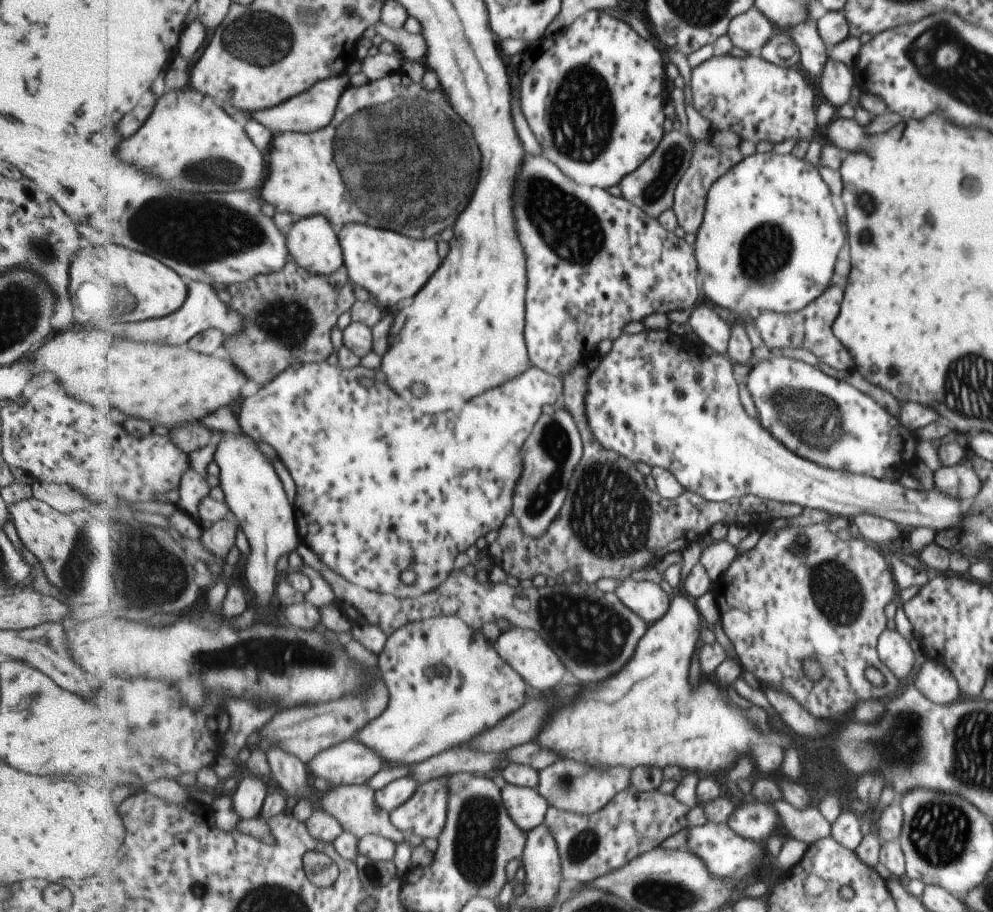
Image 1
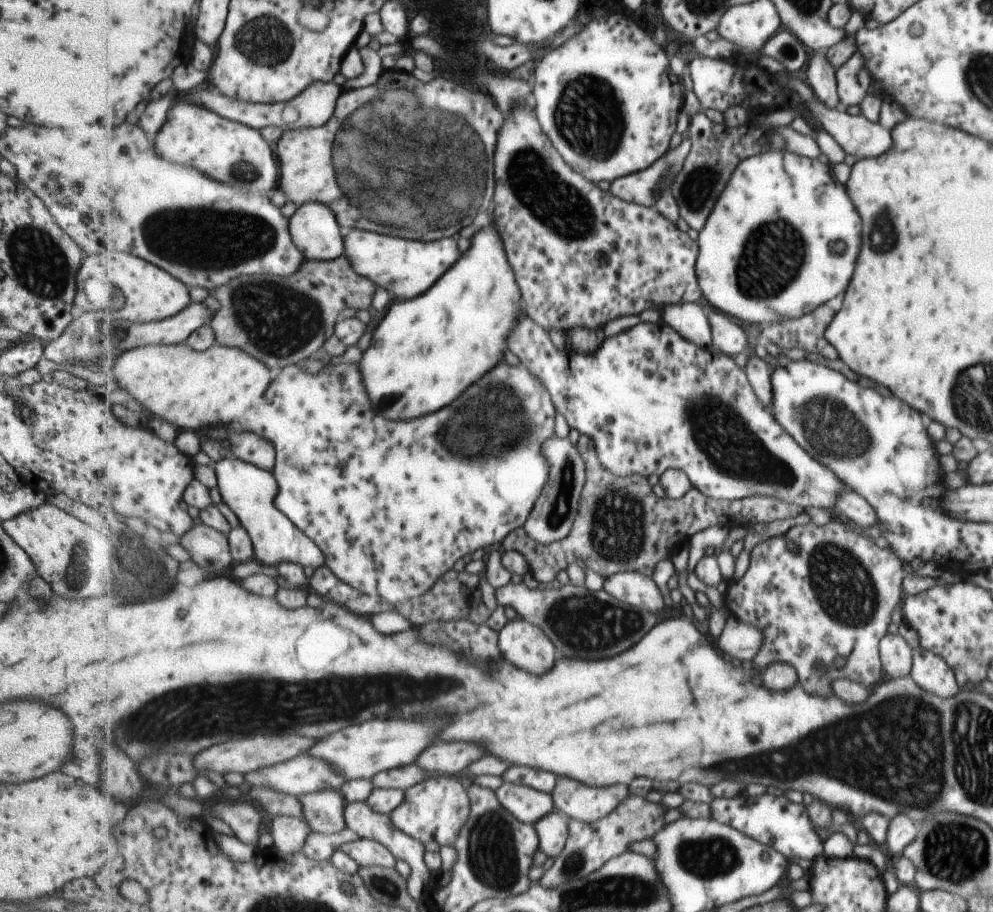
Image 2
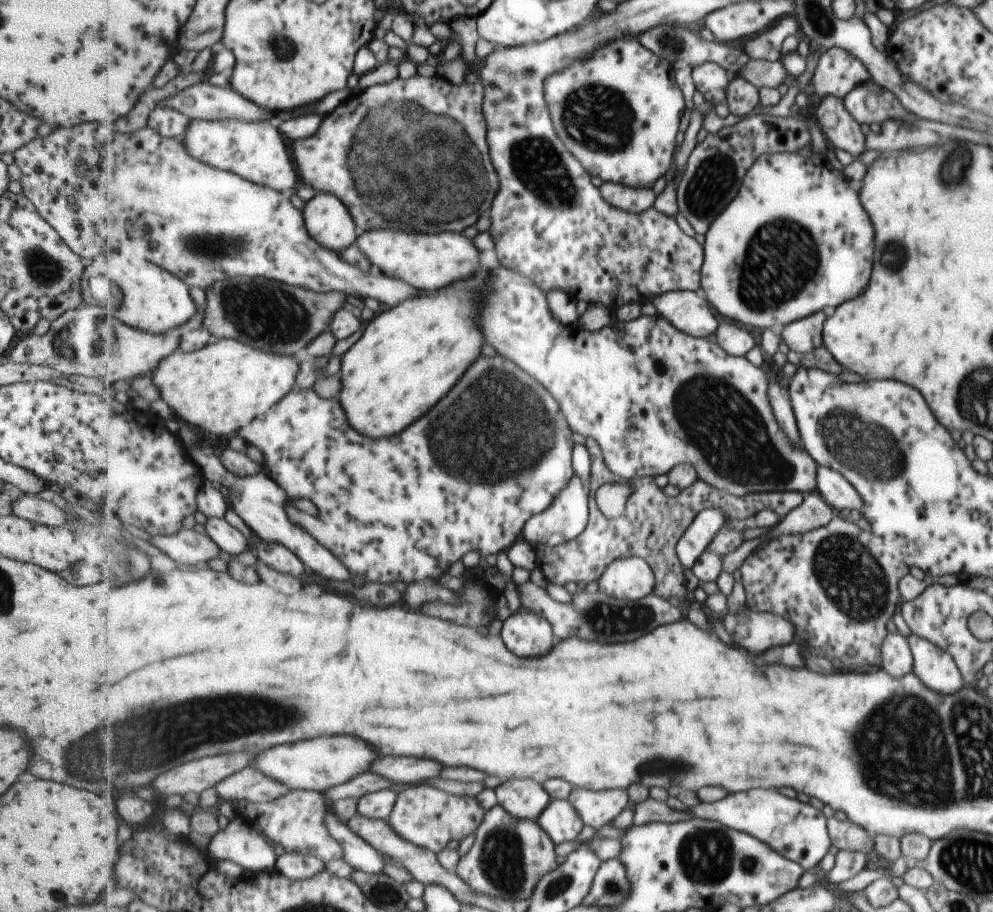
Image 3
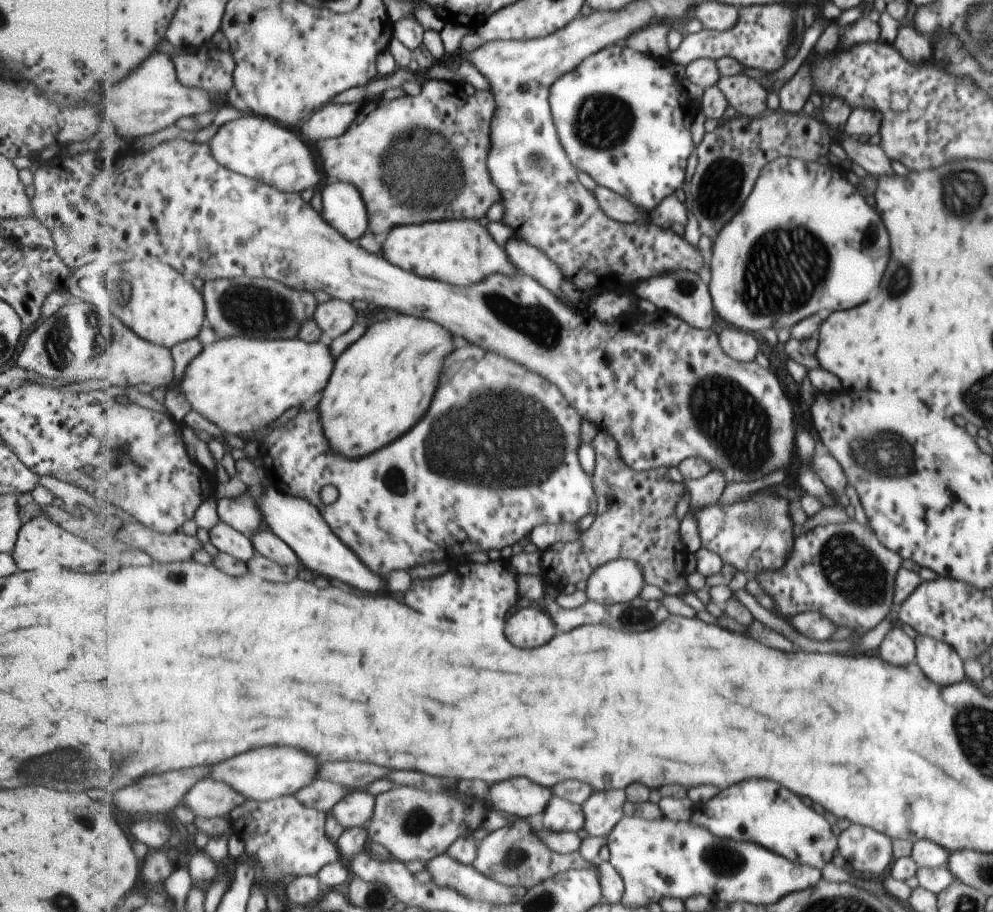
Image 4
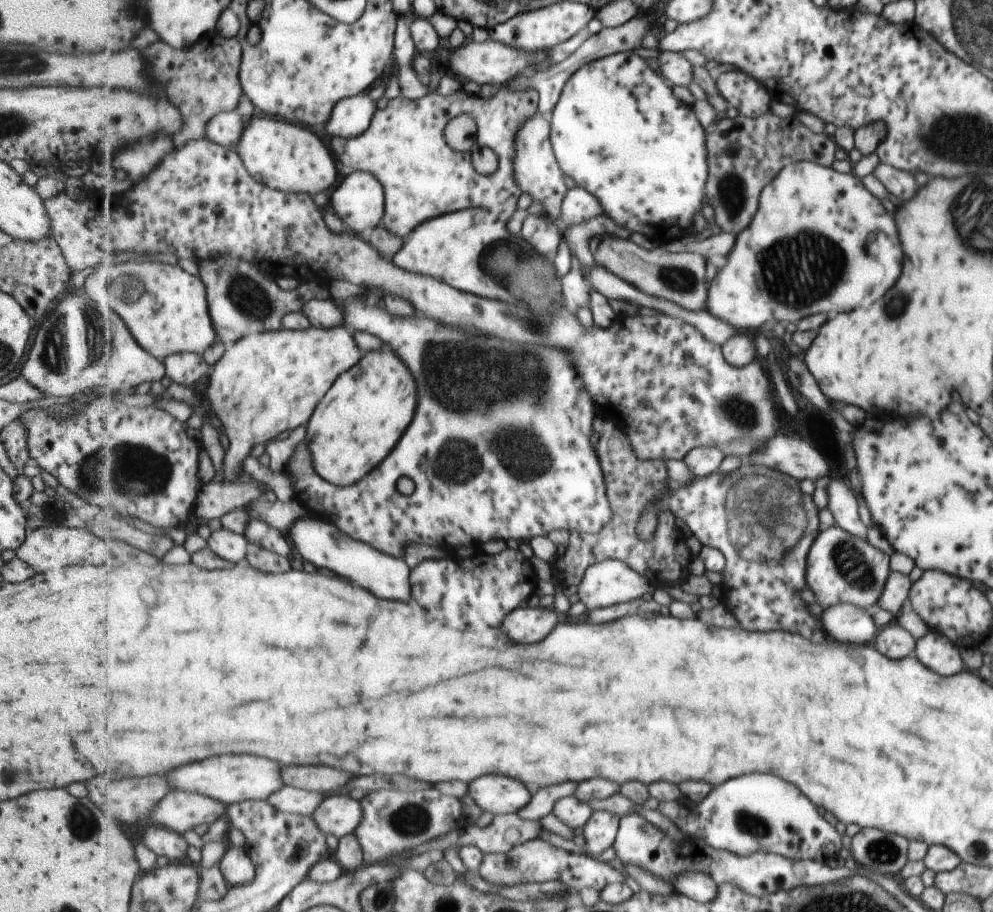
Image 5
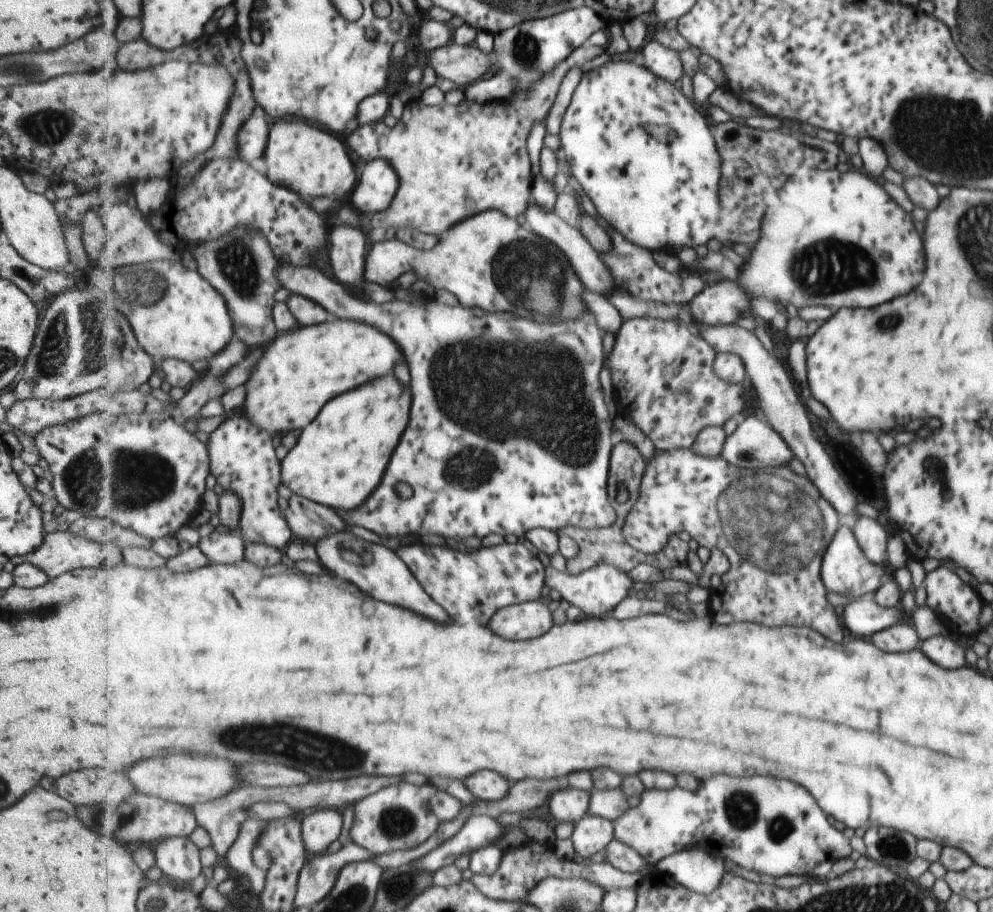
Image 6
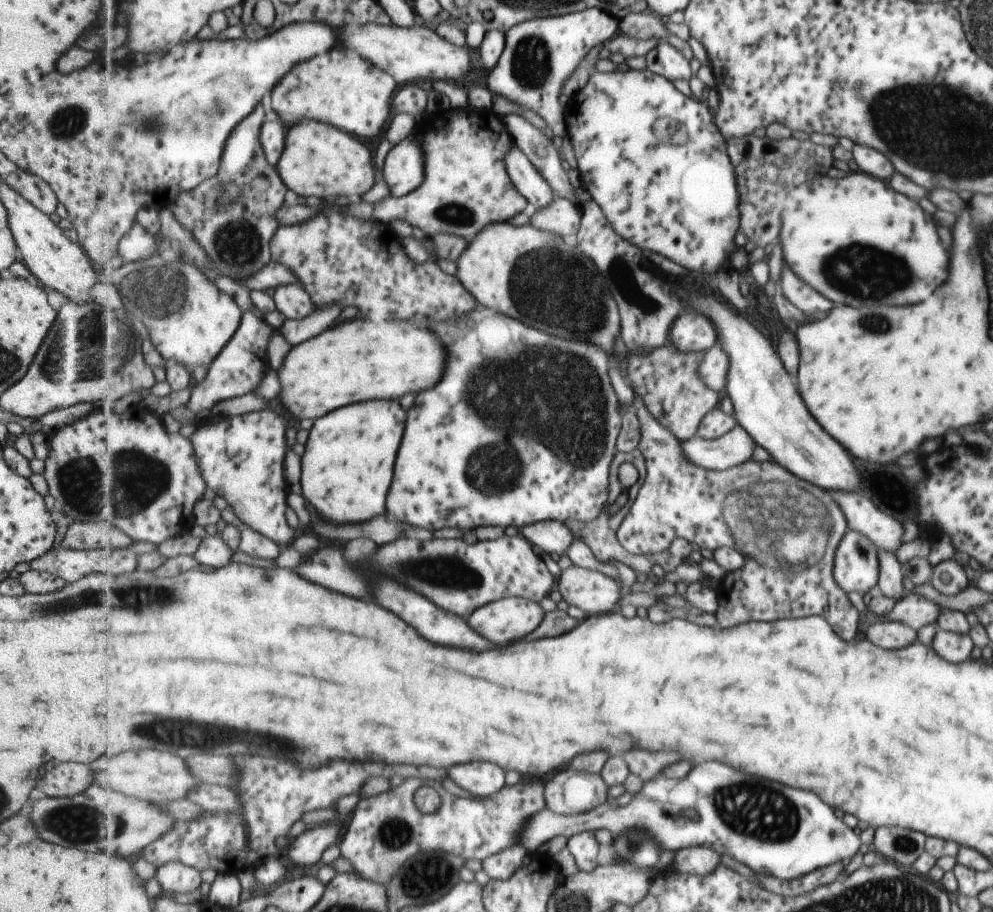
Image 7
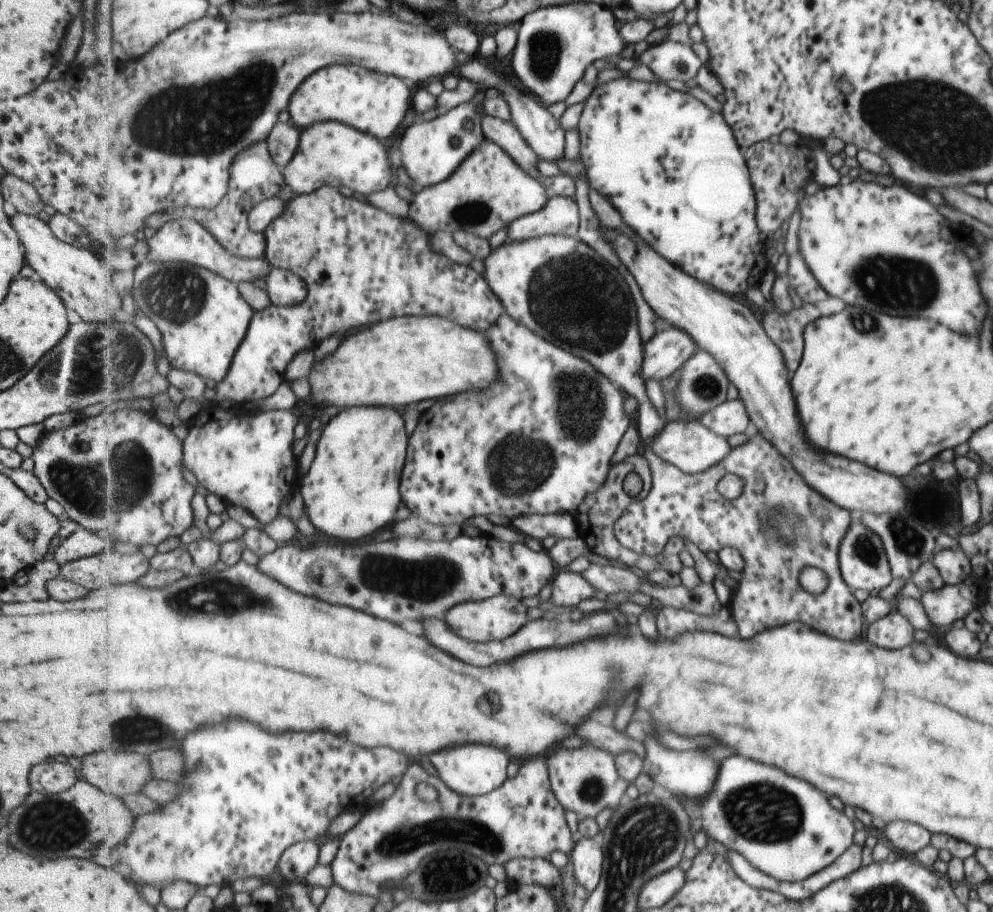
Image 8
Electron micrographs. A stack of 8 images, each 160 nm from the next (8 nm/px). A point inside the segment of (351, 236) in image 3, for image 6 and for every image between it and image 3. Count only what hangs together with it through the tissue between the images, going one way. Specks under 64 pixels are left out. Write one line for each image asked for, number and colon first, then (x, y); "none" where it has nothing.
4: (343, 206)
5: (360, 201)
6: (376, 191)

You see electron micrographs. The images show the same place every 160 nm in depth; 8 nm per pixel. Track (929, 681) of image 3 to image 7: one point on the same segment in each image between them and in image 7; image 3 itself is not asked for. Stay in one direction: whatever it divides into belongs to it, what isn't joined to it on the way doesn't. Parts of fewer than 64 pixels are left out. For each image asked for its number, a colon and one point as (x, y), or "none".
4: (938, 660)
5: (937, 652)
6: (945, 651)
7: (954, 647)

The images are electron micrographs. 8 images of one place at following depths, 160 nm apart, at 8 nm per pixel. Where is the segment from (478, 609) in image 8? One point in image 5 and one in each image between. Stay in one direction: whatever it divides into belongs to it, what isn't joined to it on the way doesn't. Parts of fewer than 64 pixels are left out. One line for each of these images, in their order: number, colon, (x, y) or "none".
5: (529, 623)
6: (524, 621)
7: (508, 619)

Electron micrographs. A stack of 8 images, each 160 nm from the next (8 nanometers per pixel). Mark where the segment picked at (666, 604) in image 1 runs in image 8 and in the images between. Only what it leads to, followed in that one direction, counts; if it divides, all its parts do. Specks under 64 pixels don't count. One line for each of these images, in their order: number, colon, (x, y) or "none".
2: (633, 587)
3: (632, 578)
4: (619, 581)
5: (610, 582)
6: (597, 592)
7: (594, 592)
8: (569, 588)

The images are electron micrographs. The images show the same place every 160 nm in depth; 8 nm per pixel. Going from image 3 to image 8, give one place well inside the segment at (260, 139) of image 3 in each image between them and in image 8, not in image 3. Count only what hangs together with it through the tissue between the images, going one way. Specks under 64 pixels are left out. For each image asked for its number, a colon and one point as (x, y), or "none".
4: (257, 147)
5: (285, 156)
6: (305, 159)
7: (319, 159)
8: (331, 153)

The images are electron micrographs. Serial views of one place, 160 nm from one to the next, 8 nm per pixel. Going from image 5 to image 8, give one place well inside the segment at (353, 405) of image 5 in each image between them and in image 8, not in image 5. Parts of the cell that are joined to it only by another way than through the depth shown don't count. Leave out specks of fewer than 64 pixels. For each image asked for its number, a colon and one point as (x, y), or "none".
6: (340, 459)
7: (347, 469)
8: (352, 490)

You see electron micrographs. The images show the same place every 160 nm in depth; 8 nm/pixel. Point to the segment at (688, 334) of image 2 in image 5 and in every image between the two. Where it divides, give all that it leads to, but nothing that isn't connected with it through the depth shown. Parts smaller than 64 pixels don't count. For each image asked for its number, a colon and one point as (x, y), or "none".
3: (688, 310)
4: (685, 294)
5: (680, 278)

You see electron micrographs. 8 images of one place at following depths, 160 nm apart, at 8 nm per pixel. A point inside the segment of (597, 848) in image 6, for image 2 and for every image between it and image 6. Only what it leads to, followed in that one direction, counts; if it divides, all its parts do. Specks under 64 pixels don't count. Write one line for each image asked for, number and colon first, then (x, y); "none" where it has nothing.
2: (576, 800)
3: (596, 808)
4: (604, 810)
5: (601, 830)

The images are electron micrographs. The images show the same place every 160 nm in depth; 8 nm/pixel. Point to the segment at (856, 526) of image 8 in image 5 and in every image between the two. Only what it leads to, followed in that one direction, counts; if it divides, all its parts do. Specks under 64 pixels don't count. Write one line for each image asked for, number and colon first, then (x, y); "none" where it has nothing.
5: (841, 568)
6: (845, 570)
7: (855, 565)

